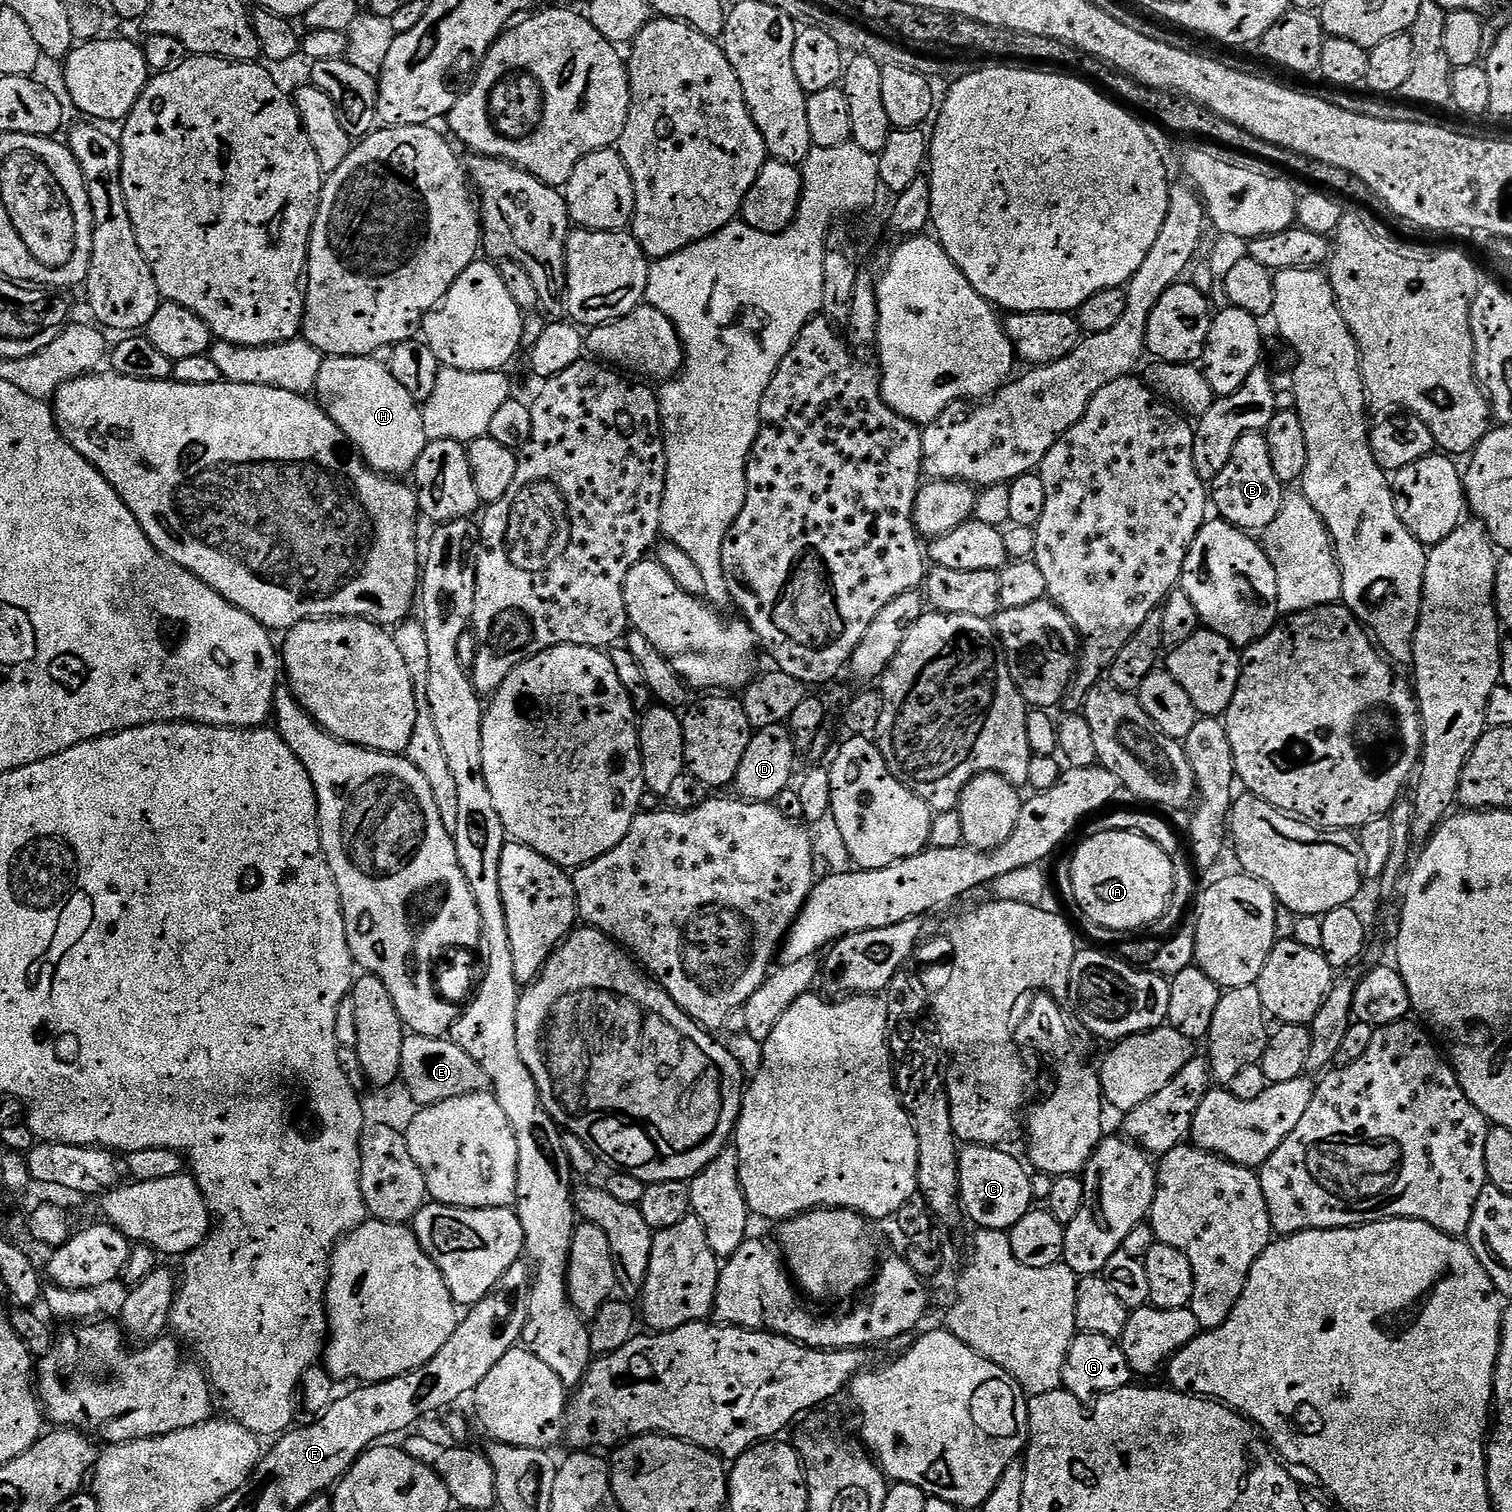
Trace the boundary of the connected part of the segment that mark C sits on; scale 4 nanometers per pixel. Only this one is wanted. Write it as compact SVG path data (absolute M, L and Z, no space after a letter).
M969 1144L959 1149L959 1205L963 1215L968 1215L976 1228L1008 1232L1027 1212L1033 1211L1034 1197L1029 1169L1004 1151L1008 1150L1000 1146L987 1148L985 1144Z

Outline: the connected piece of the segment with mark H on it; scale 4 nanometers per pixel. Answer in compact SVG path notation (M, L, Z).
M329 356L325 359L322 370L318 370L314 396L328 417L348 437L352 447L375 472L393 478L404 478L407 472L409 475L415 469L418 458L422 458L422 450L426 450L429 441L424 429L424 413L421 405L406 391L406 386L394 378L387 363L379 364L376 358L367 356Z

